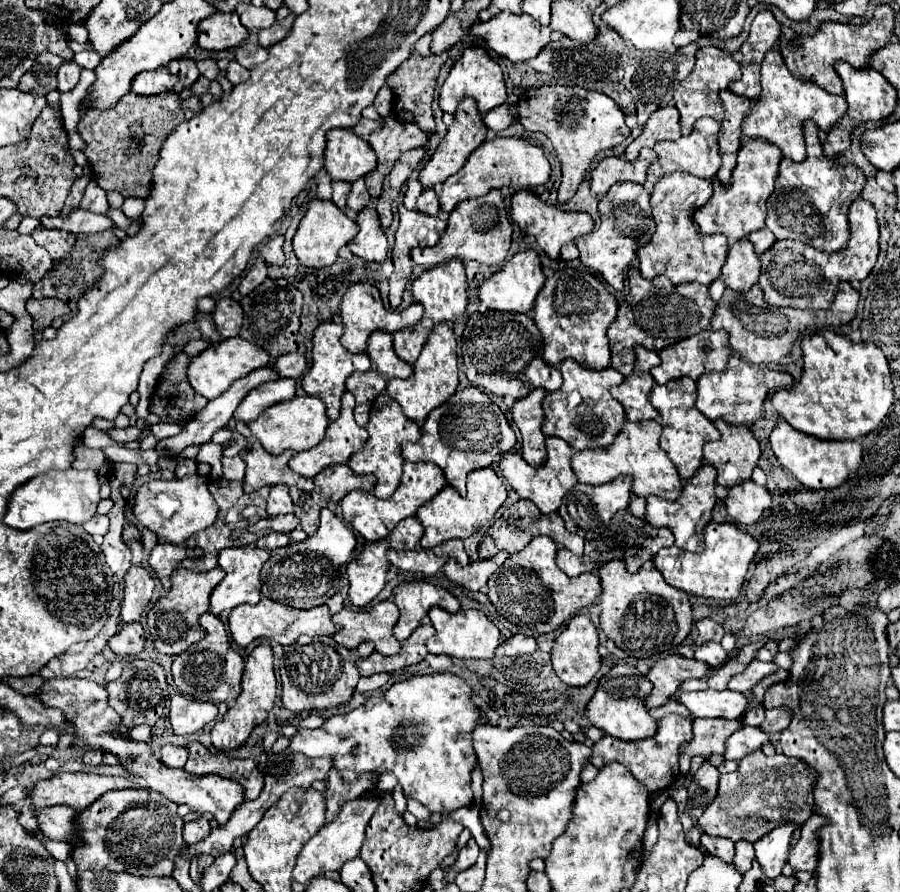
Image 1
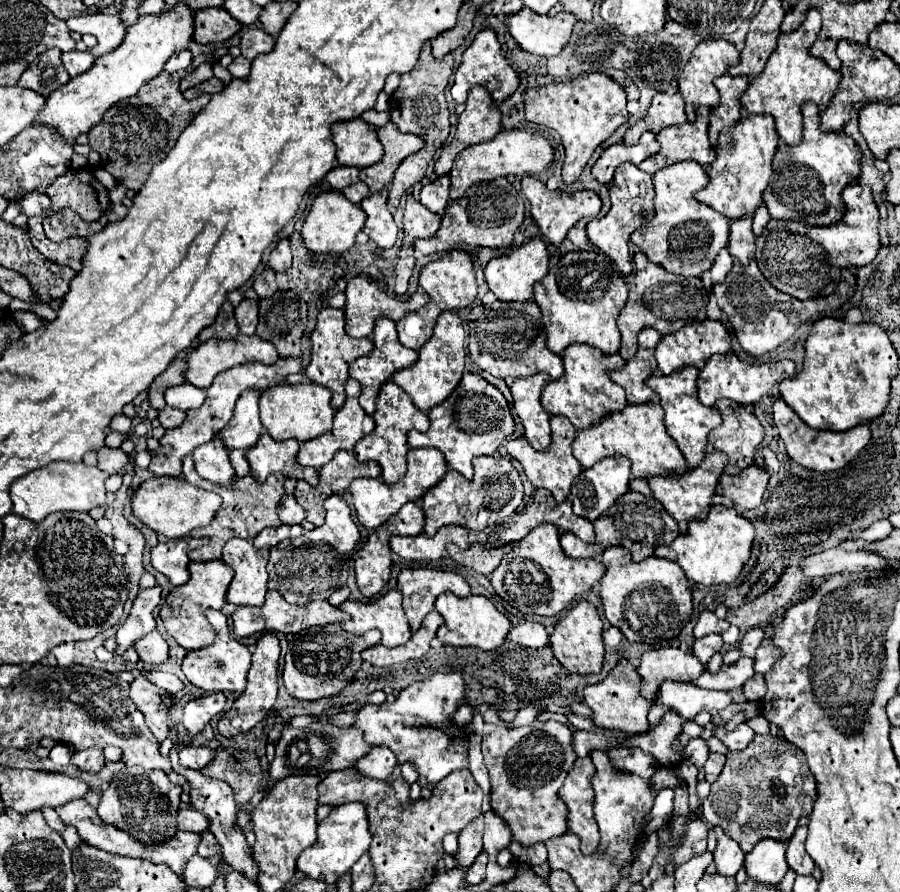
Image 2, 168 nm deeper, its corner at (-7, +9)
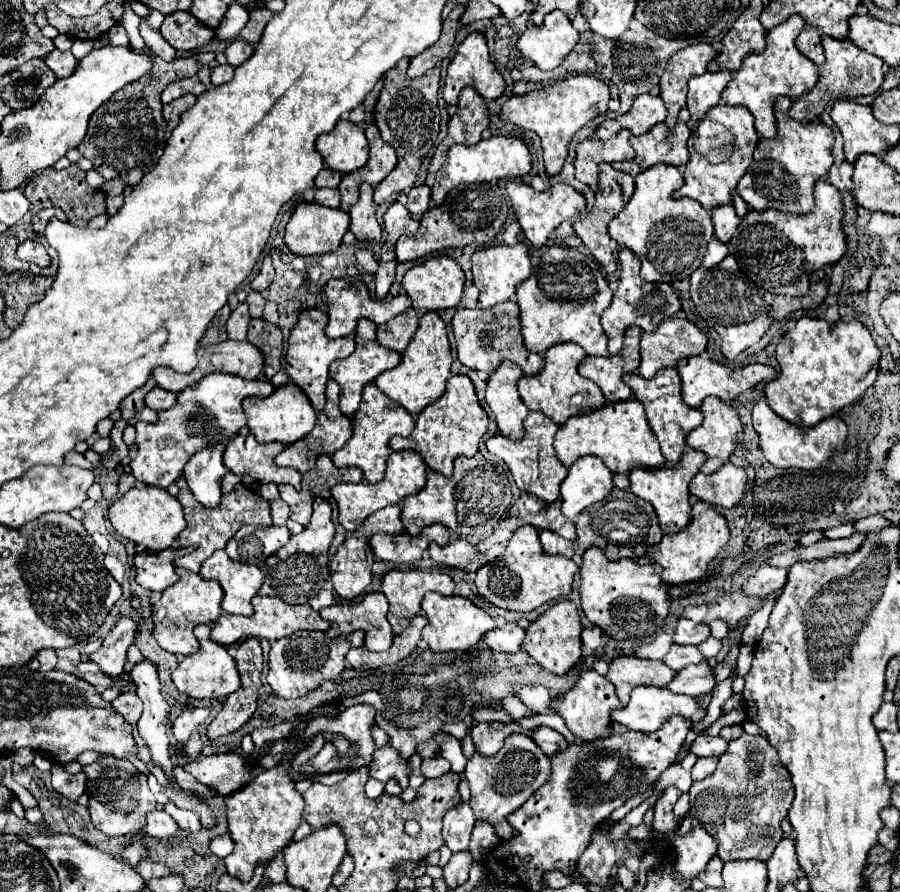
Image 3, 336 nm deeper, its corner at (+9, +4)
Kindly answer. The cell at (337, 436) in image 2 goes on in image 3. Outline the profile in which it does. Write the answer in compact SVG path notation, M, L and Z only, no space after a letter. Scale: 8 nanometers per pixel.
M330 379L328 381L328 387L326 387L326 407L318 413L318 421L316 421L316 427L300 441L292 443L292 445L286 445L286 449L274 459L278 467L292 467L300 473L306 473L308 469L312 469L312 465L316 463L316 459L320 455L334 455L334 451L338 451L340 447L344 447L344 443L352 437L352 421L350 417L346 417L340 409L338 409L338 401L340 401L340 385Z

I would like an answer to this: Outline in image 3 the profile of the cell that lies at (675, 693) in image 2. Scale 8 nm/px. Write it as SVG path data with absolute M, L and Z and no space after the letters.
M642 685L642 687L636 687L630 695L630 703L622 709L614 709L612 711L612 719L620 725L624 725L626 729L632 729L632 731L656 731L660 729L660 725L664 721L668 721L668 717L674 717L674 715L682 715L694 723L702 721L706 717L706 709L694 699L694 697L688 697L688 695L674 695L672 691L668 691L666 687L652 687L652 685Z

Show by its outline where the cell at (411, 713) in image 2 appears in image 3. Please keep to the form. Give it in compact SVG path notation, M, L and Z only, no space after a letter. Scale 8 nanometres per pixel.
M432 757L432 759L422 759L420 771L424 777L440 777L450 773L450 763L444 757Z

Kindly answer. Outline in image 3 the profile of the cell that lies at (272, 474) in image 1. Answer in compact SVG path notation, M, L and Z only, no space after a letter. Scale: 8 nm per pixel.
M250 433L248 435L236 435L230 443L228 443L228 447L226 447L226 451L224 451L224 465L232 471L232 473L236 473L236 475L250 475L252 479L256 479L256 481L260 481L260 483L290 483L294 489L300 489L300 479L302 479L302 475L296 471L296 469L284 469L284 467L278 467L276 463L274 463L274 457L280 453L284 449L284 445L282 443L258 443L256 441L256 437L252 437Z

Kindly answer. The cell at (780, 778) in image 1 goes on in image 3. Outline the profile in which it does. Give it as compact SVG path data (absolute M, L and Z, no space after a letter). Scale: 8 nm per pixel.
M742 733L728 745L726 753L718 761L716 771L708 779L694 783L688 795L688 817L712 833L718 843L718 857L722 861L768 861L784 837L780 823L786 819L794 801L794 785L788 769L778 757L778 751L762 735Z

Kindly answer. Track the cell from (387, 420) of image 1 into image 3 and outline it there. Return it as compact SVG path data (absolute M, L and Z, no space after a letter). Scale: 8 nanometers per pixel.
M370 383L370 385L364 387L362 403L360 403L356 415L352 417L352 425L354 425L352 439L342 449L338 449L334 453L332 461L334 461L336 467L360 467L364 471L364 479L368 483L376 485L384 479L384 473L386 473L386 461L388 461L388 455L390 455L388 441L394 435L408 437L414 429L414 419L396 401L388 399L374 383Z

